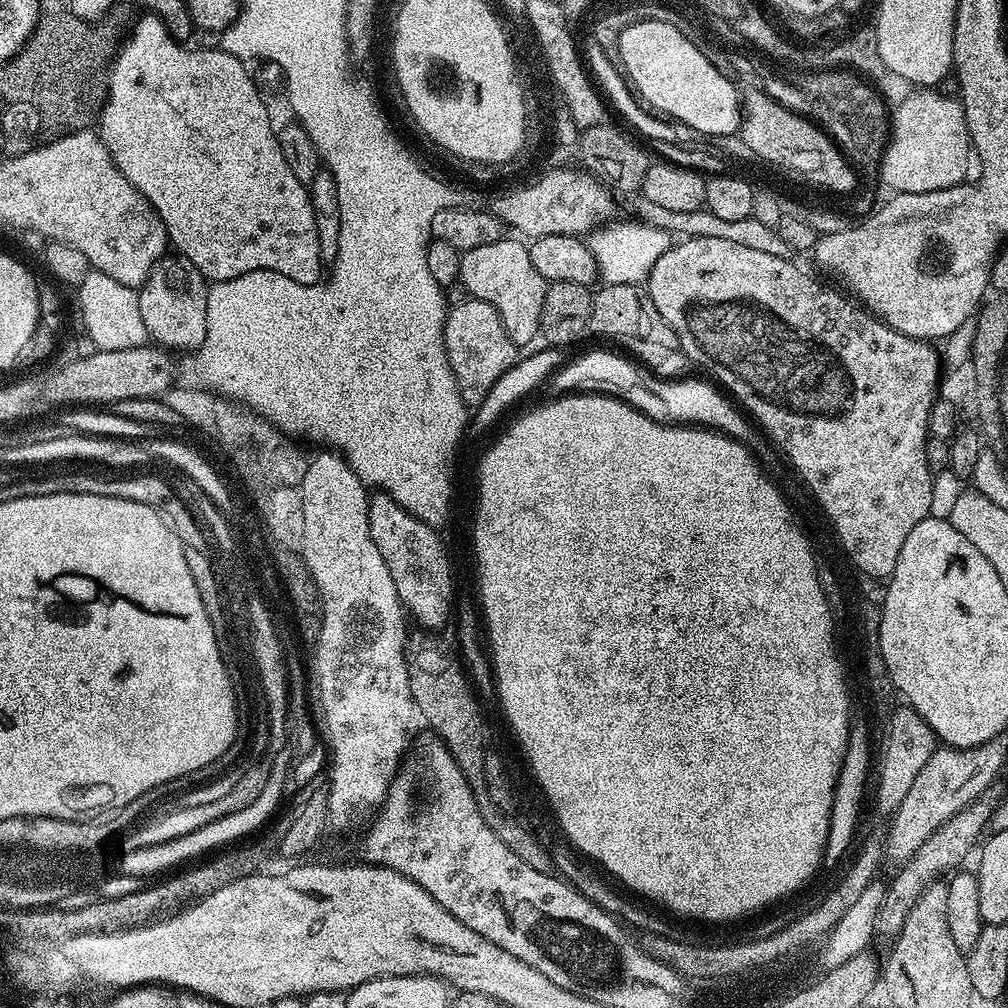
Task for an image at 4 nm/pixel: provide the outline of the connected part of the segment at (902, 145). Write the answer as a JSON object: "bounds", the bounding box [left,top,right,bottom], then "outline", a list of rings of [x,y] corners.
{"bounds":[878,90,974,194],"outline":[[[912,90],[912,93],[891,113],[891,135],[879,162],[878,175],[892,187],[893,193],[922,194],[934,190],[946,190],[965,183],[968,176],[968,159],[973,159],[974,149],[968,138],[964,117],[964,105],[955,95],[943,96],[940,90]]]}

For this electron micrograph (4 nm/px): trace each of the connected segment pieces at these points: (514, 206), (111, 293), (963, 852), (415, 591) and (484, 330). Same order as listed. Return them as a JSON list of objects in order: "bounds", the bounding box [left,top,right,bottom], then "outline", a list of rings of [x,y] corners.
[{"bounds":[493,168,618,238],"outline":[[[568,168],[554,169],[553,172],[546,173],[537,184],[525,186],[526,200],[520,201],[510,195],[507,200],[496,204],[493,214],[509,229],[517,228],[521,237],[528,236],[524,238],[546,234],[583,237],[609,223],[617,215],[618,207],[613,193],[605,185],[587,171],[579,171],[574,172]]]},{"bounds":[78,270,149,351],"outline":[[[92,270],[78,287],[80,293],[80,316],[84,319],[83,331],[87,332],[93,345],[102,351],[142,347],[149,343],[146,325],[142,322],[138,306],[137,289],[122,286],[110,278],[110,274]]]},{"bounds":[876,803,994,938],"outline":[[[984,803],[970,804],[958,814],[954,814],[954,818],[938,826],[938,830],[934,830],[934,834],[930,834],[930,838],[926,838],[926,842],[918,846],[916,853],[899,865],[900,873],[892,881],[887,881],[882,906],[878,910],[876,926],[881,937],[883,935],[889,938],[899,936],[900,927],[906,922],[906,914],[910,914],[914,902],[918,902],[920,895],[928,889],[930,884],[937,883],[945,874],[959,869],[963,865],[960,863],[971,854],[972,847],[974,852],[977,845],[981,843],[994,809],[992,804]]]},{"bounds":[368,490,452,630],"outline":[[[380,490],[369,499],[368,521],[374,546],[394,578],[394,586],[400,595],[407,615],[417,620],[424,630],[437,630],[448,620],[452,612],[452,564],[448,552],[440,541],[441,533],[426,522],[414,518],[387,492]]]},{"bounds":[444,298,518,408],"outline":[[[471,298],[463,299],[449,311],[444,324],[444,345],[462,400],[471,408],[481,404],[497,378],[518,359],[518,346],[506,334],[498,312],[489,303]]]}]

